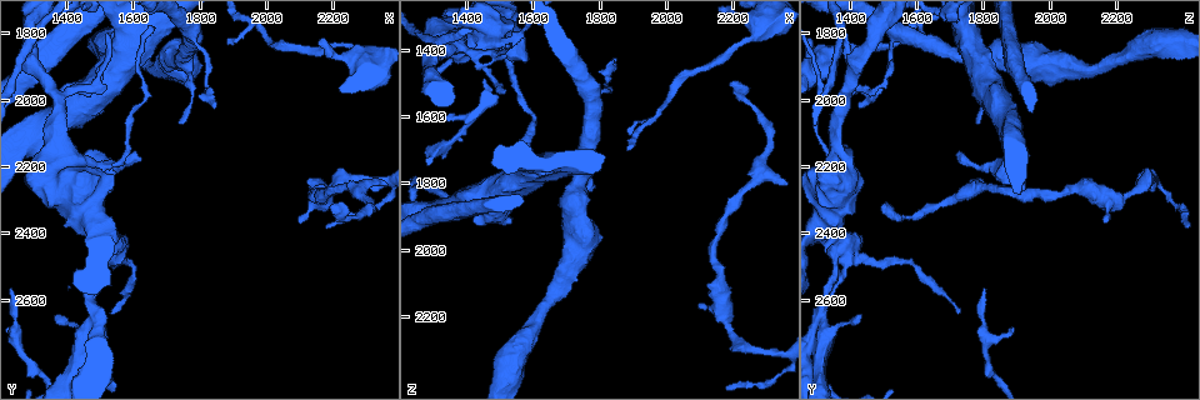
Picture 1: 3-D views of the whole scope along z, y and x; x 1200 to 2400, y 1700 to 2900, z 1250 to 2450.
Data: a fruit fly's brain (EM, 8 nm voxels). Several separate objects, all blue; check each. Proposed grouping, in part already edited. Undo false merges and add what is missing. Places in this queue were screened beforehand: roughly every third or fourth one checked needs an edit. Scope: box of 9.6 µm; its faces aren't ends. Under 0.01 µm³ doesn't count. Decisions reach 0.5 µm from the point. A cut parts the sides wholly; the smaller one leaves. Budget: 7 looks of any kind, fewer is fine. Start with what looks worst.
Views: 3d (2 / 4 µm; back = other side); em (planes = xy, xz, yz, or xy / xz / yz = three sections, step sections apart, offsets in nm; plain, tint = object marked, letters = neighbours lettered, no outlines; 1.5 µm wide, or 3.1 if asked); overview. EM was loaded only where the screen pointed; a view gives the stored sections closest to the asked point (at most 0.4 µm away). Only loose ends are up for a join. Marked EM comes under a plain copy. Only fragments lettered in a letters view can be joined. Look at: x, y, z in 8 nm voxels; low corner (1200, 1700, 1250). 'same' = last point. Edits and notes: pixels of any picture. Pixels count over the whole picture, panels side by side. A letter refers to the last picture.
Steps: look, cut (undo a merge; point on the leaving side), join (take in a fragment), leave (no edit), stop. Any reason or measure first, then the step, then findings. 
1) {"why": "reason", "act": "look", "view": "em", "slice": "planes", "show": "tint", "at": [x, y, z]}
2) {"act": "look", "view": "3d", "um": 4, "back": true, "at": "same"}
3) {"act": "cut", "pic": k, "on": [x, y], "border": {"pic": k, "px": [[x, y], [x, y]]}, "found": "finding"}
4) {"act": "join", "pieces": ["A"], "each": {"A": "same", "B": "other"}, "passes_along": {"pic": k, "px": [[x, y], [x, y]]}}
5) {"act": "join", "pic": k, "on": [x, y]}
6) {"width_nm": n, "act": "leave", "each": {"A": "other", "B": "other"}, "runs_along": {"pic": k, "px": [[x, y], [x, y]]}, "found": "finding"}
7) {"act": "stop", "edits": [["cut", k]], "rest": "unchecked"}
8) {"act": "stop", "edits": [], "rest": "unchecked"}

{"why": "tapers out", "act": "look", "view": "em", "slice": "planes", "show": "letters", "at": [1520, 1890, 1530]}

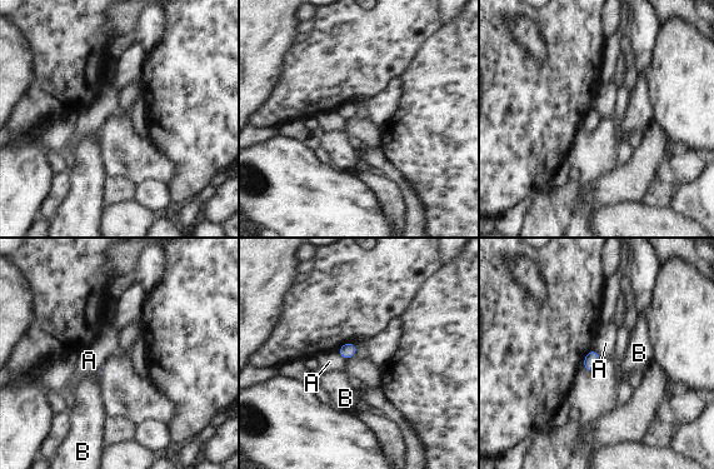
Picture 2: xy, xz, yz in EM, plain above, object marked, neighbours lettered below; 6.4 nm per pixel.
{"act": "leave", "each": {"A": "other", "B": "other"}, "border": {"pic": 2, "px": [[335, 352], [346, 360]]}, "found": "no lettered fragment goes on from it"}

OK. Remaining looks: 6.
{"why": "long arm stops here", "act": "look", "view": "em", "slice": "xz", "step": 4, "show": "letters", "at": [2200, 2320, 1500]}

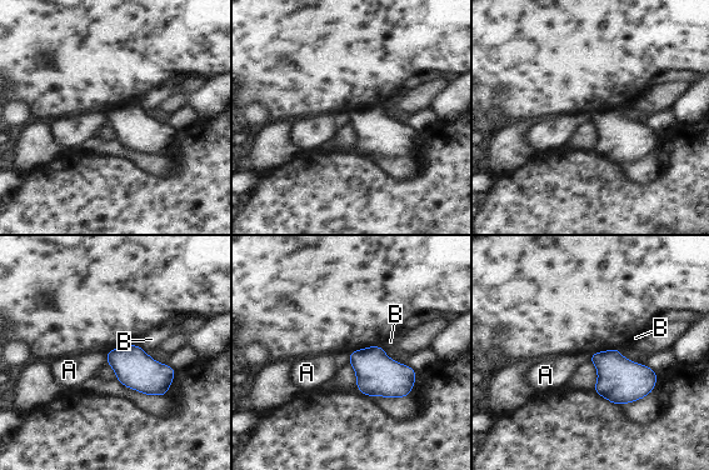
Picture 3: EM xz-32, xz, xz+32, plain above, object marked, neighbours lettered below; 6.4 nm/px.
{"why": "cut it another way", "act": "look", "view": "em", "slice": "planes", "show": "letters", "at": "same"}

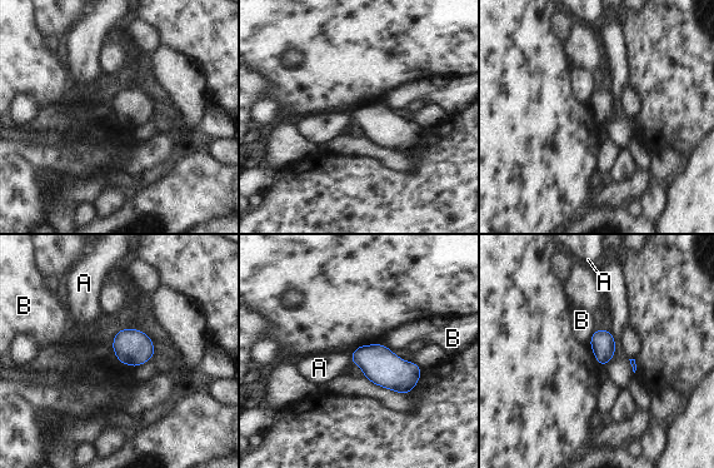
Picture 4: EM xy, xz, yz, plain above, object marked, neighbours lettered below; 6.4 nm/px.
{"act": "leave", "each": {"A": "other", "B": "other"}, "border": {"pic": 4, "px": [[372, 343], [382, 343], [390, 349]]}, "found": "no lettered fragment goes on from it"}

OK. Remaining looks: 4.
{"why": "end of a long branch", "act": "look", "view": "em", "slice": "planes", "show": "letters", "at": [1530, 2640, 1720]}

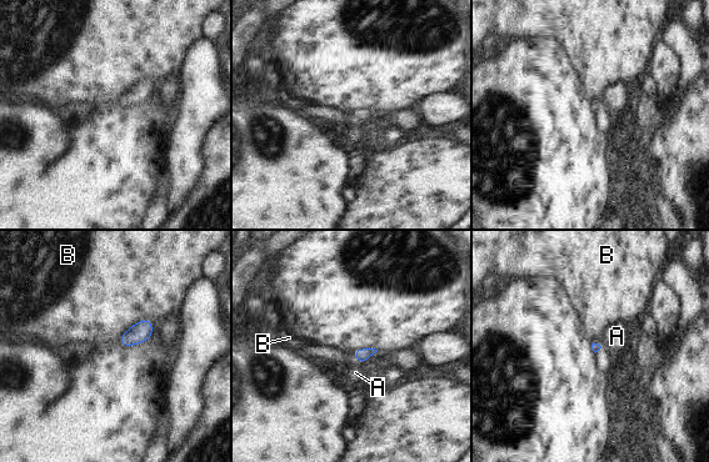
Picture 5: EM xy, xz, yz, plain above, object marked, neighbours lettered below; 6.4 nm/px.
{"longest_contact_nm": ["B", 260], "act": "join", "pieces": ["A"], "each": {"A": "same", "B": "other"}, "passes_along": {"pic": 5, "px": [[362, 355], [360, 361], [355, 372]]}, "found": "the neuron continues"}

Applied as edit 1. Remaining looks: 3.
{"act": "stop", "edits": [["join", 5]], "rest": "unchecked"}

